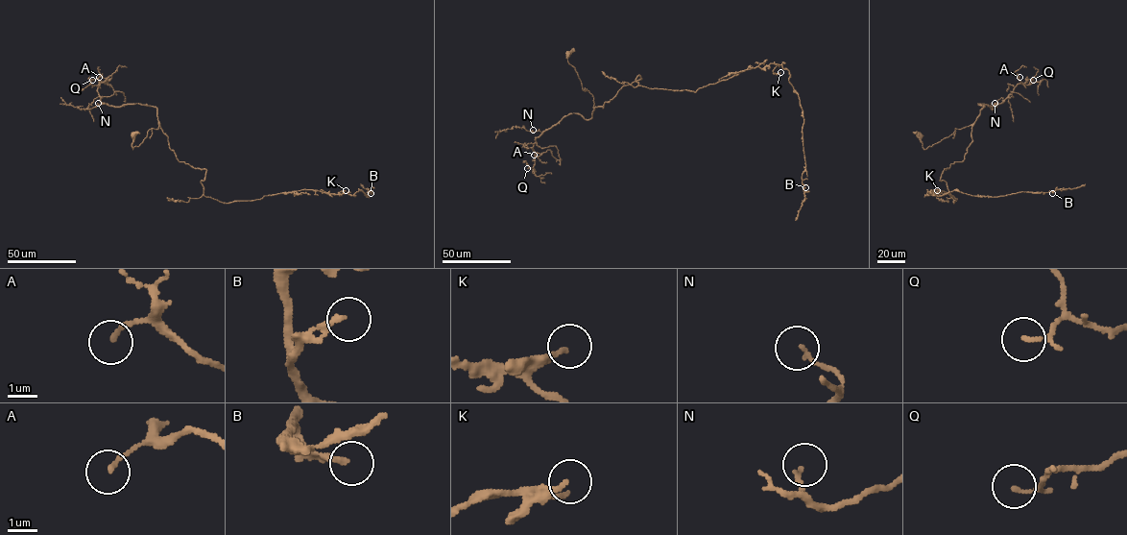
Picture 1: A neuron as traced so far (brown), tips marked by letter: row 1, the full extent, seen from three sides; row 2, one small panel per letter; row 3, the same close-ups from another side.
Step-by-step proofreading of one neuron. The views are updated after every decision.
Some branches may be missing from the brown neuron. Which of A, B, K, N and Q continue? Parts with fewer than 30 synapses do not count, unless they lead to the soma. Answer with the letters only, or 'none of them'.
none of them

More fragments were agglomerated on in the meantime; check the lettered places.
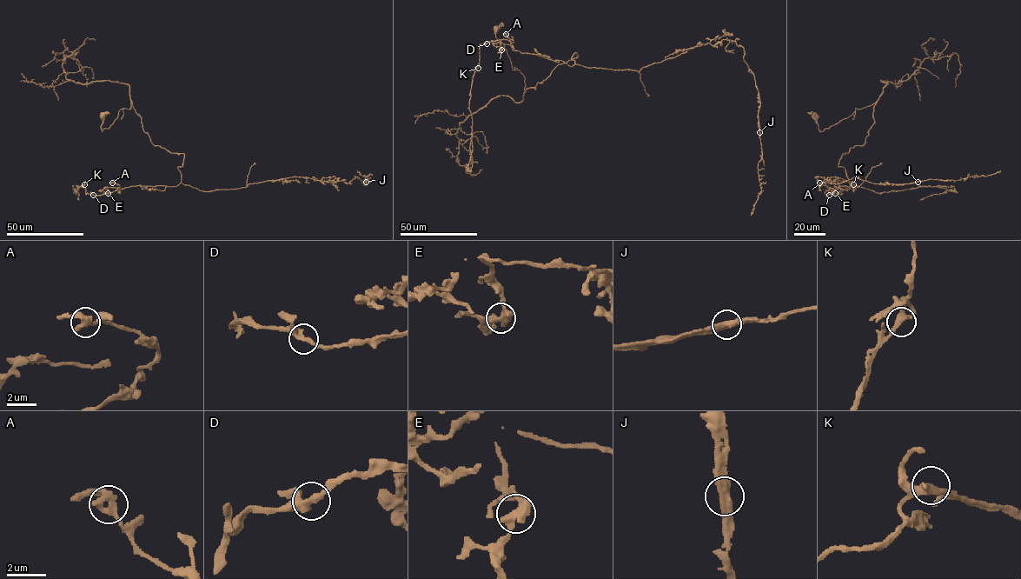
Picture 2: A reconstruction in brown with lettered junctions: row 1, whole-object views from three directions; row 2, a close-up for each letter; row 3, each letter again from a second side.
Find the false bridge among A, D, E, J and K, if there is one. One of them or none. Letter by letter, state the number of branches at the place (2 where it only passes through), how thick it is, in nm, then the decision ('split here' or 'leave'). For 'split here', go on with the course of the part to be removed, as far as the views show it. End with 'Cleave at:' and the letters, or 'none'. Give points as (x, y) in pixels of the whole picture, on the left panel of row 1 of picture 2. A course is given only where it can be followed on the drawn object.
A: branches 2; calibre 400 nm; leave
D: branches 2; calibre 360 nm; leave
E: branches 2; calibre 460 nm; leave
J: branches 2; calibre 440 nm; split here
K: branches 2; calibre 440 nm; leave
Cleave at: J

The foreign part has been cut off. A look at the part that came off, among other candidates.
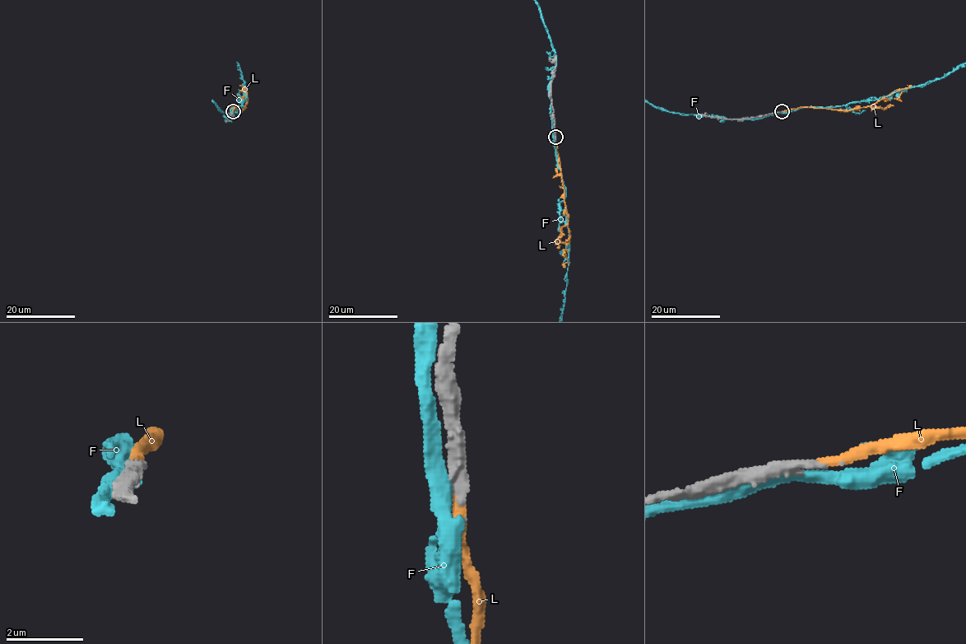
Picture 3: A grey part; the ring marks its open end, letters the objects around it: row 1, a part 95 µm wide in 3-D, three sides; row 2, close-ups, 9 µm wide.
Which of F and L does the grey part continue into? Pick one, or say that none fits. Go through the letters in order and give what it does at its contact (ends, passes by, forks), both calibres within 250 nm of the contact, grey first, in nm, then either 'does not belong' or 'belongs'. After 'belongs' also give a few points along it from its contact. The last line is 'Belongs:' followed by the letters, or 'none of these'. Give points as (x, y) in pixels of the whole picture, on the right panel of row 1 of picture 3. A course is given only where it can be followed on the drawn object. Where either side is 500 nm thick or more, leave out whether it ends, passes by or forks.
F: it passes by | 440/280 nm | does not belong
L: it ends | 300/280 nm | belongs | via (782, 112), (799, 107), (849, 110), (871, 106), (900, 89), (903, 91), (898, 99), (902, 101)
Belongs: L

